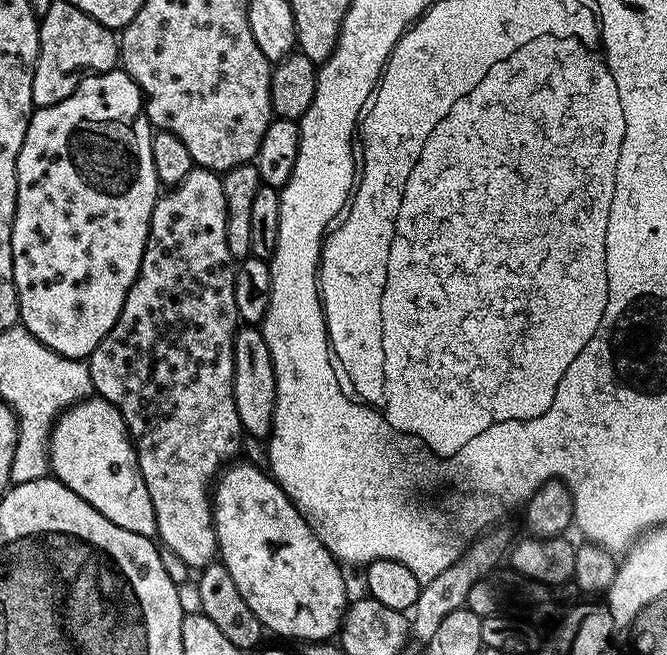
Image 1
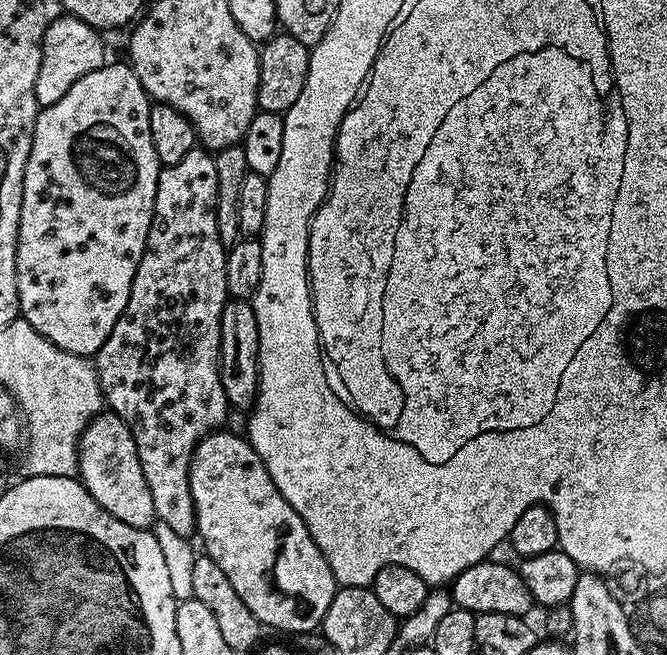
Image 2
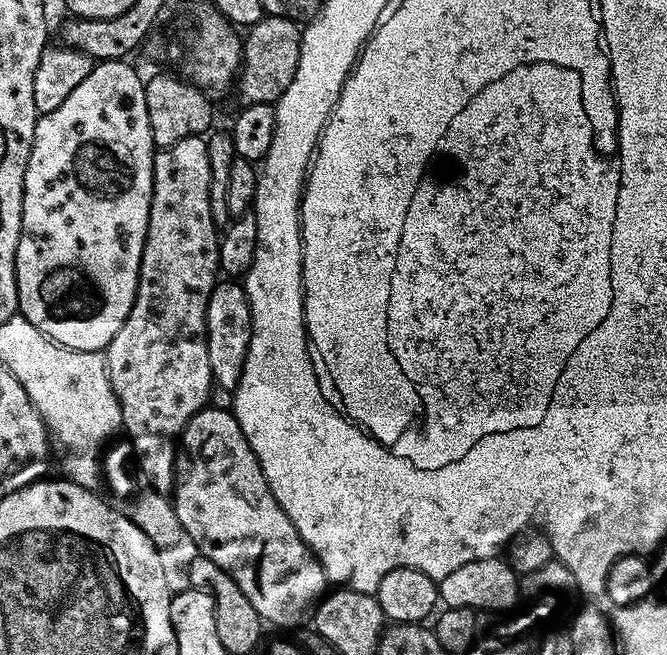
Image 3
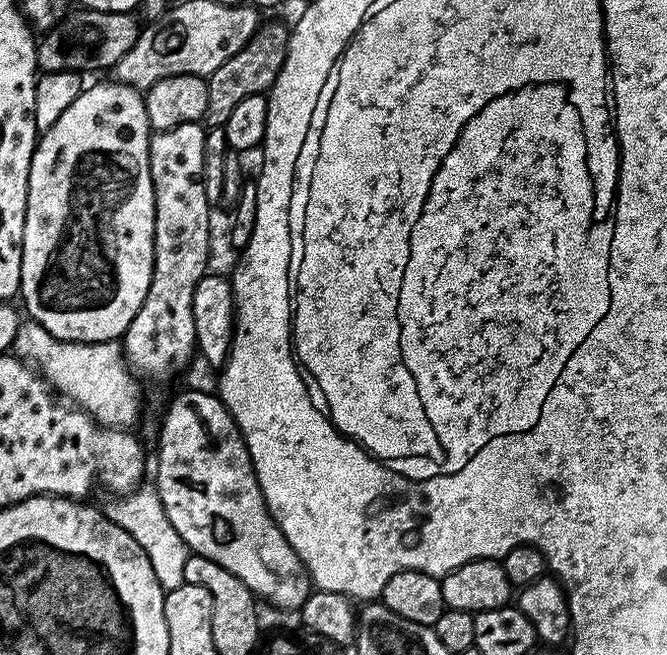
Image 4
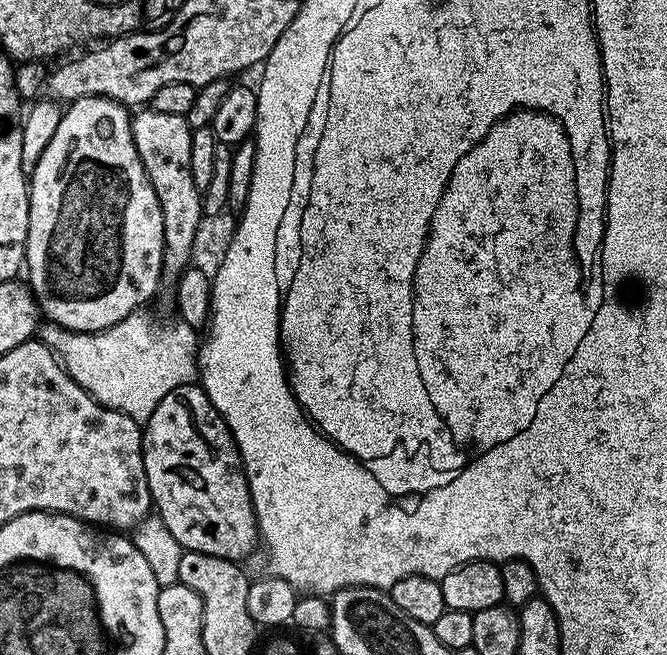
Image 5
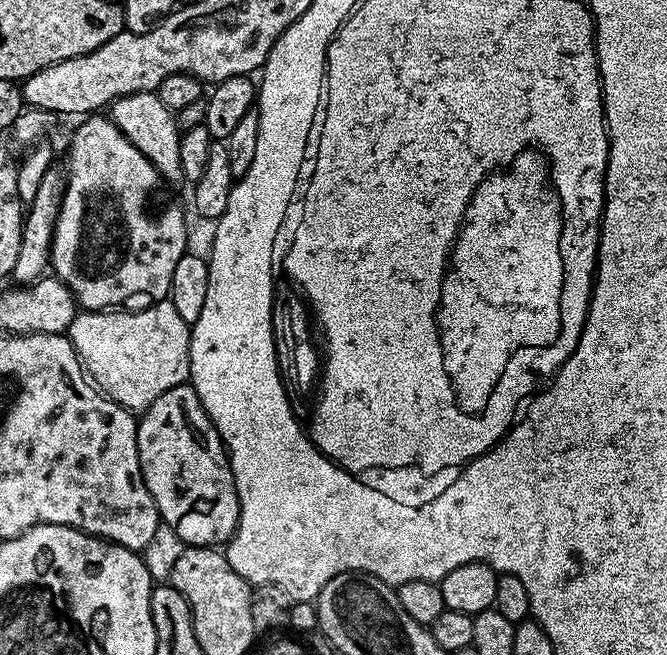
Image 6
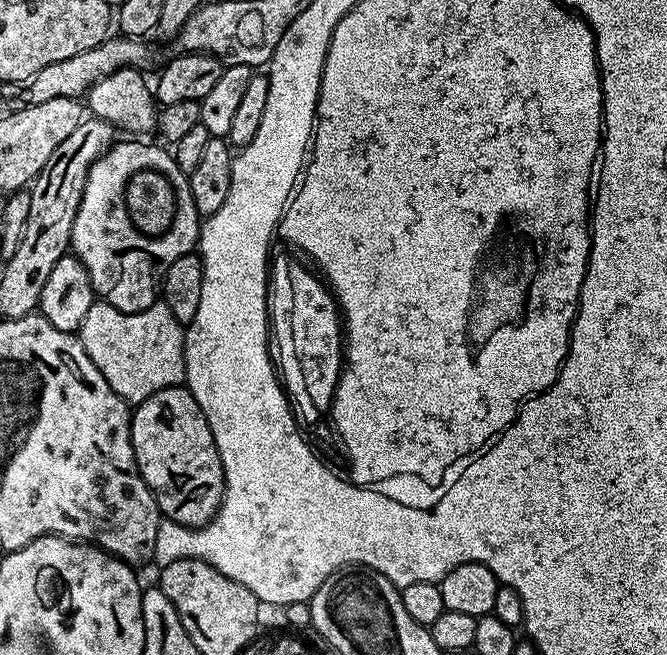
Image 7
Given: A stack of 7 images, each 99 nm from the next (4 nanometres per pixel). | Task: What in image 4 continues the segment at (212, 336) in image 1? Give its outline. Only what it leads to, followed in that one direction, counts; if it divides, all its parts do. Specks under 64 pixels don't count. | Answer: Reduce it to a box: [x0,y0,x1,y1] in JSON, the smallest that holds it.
[122,123,209,381]

